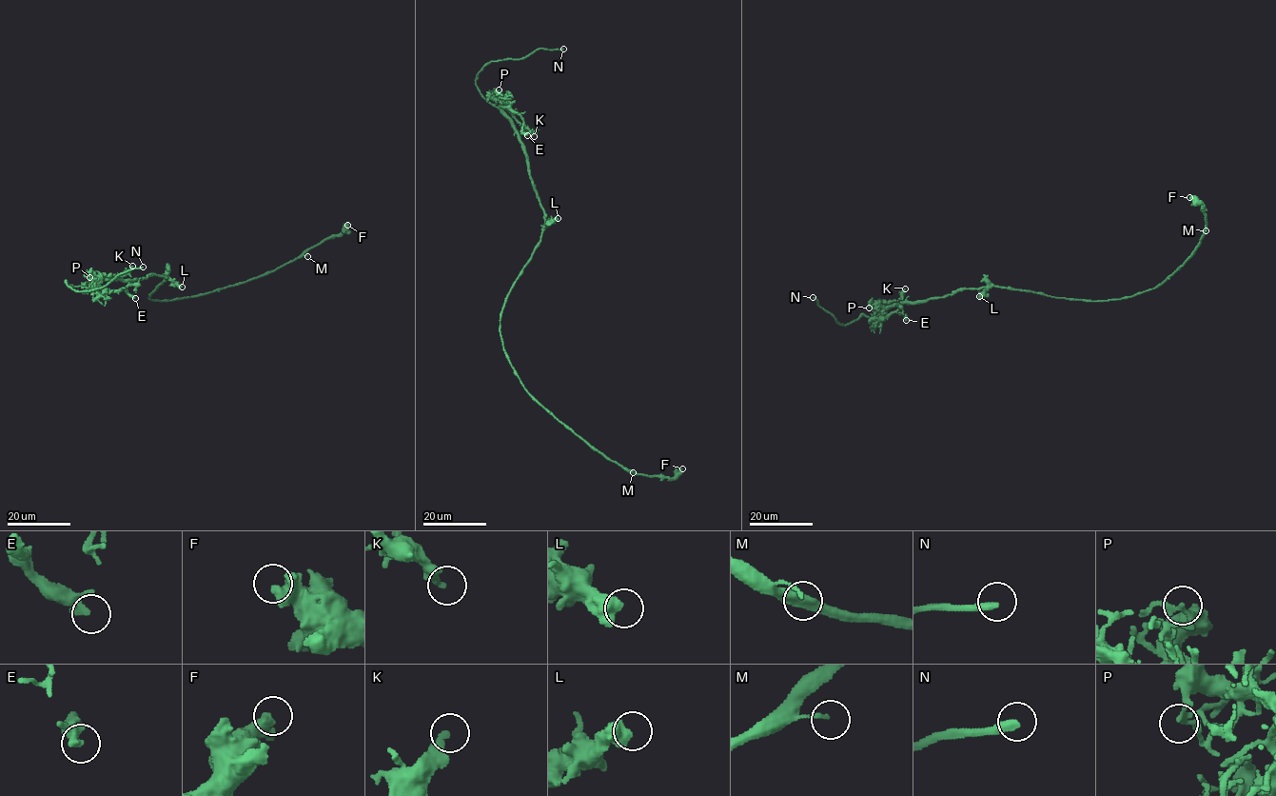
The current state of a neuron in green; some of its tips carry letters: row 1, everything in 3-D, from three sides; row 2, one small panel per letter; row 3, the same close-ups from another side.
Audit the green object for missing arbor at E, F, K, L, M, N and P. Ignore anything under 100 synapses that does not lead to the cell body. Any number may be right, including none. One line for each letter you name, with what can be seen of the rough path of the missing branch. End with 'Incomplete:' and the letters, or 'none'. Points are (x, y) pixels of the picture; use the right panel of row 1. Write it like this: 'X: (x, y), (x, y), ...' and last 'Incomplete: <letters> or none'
N: (813, 297), (812, 290), (798, 286)
Incomplete: N

